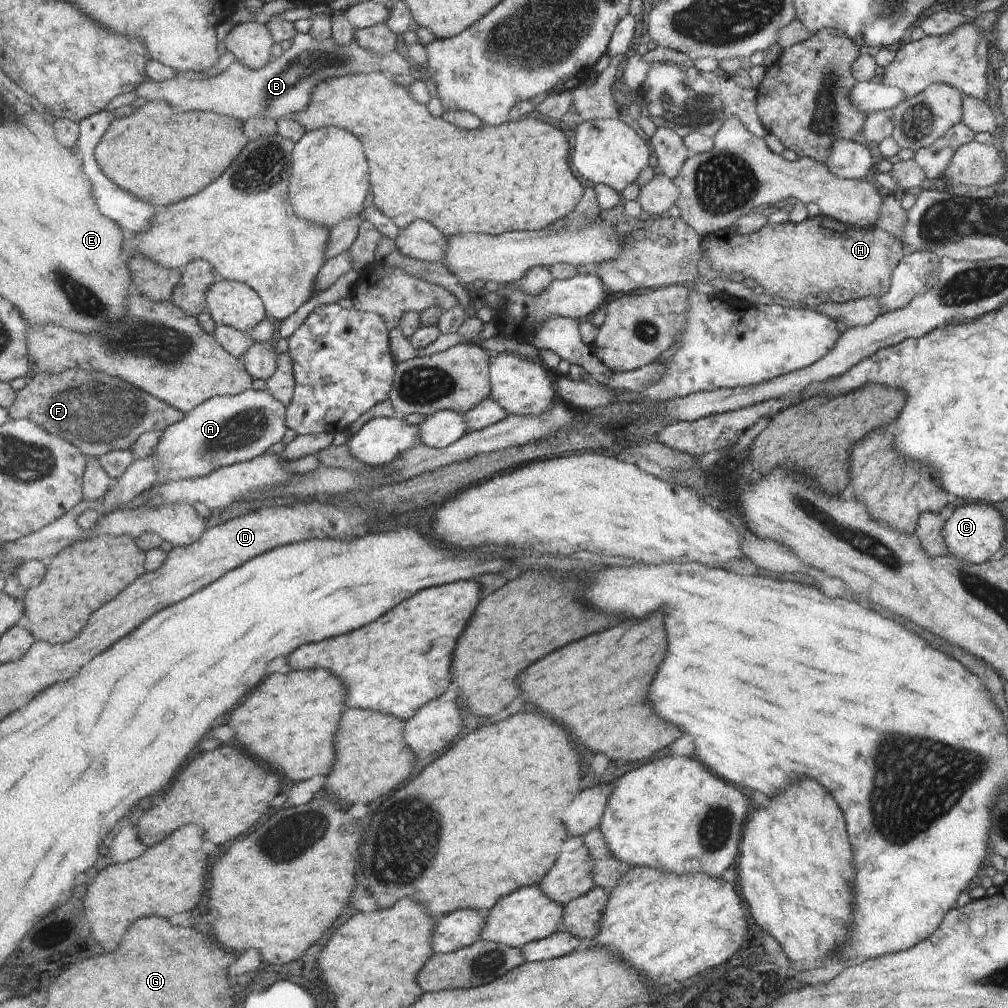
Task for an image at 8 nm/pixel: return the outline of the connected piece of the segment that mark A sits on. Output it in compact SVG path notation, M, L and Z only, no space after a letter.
M249 389L237 395L206 400L181 422L162 432L153 450L153 456L159 460L156 485L205 478L221 467L249 462L264 455L285 438L287 415L288 407L267 390Z

